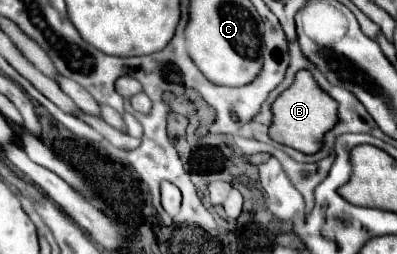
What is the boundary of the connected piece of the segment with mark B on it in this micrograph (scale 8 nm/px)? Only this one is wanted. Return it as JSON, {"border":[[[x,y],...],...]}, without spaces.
{"border":[[[300,70],[296,74],[294,84],[276,98],[272,112],[274,112],[274,122],[270,126],[270,138],[278,144],[292,146],[304,154],[316,154],[324,144],[326,132],[338,124],[336,100],[318,86],[312,72],[308,70]]]}

